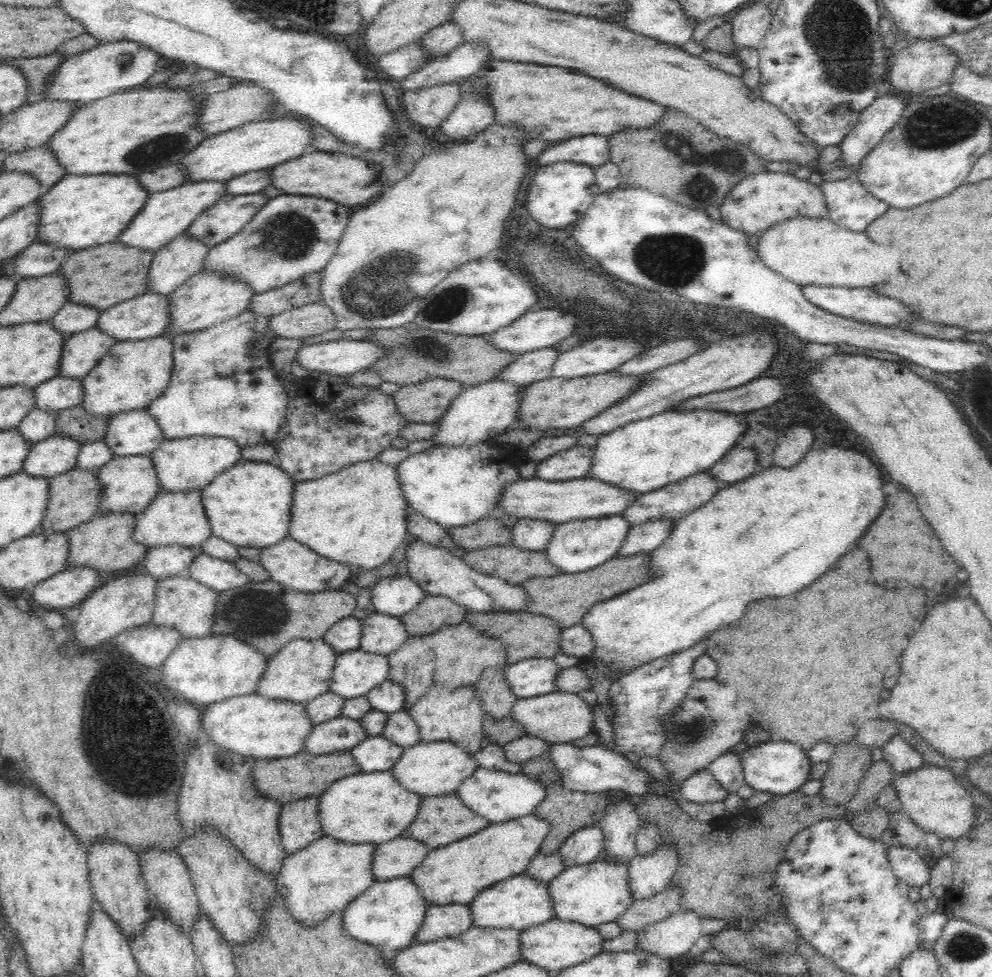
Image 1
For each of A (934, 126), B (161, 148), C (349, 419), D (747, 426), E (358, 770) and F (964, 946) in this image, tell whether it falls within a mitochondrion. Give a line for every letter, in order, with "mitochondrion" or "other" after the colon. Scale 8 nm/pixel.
A: mitochondrion
B: mitochondrion
C: other
D: other
E: other
F: mitochondrion

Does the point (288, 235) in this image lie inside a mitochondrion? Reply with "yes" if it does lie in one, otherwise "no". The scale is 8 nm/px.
yes

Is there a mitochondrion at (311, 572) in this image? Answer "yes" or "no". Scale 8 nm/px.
no

